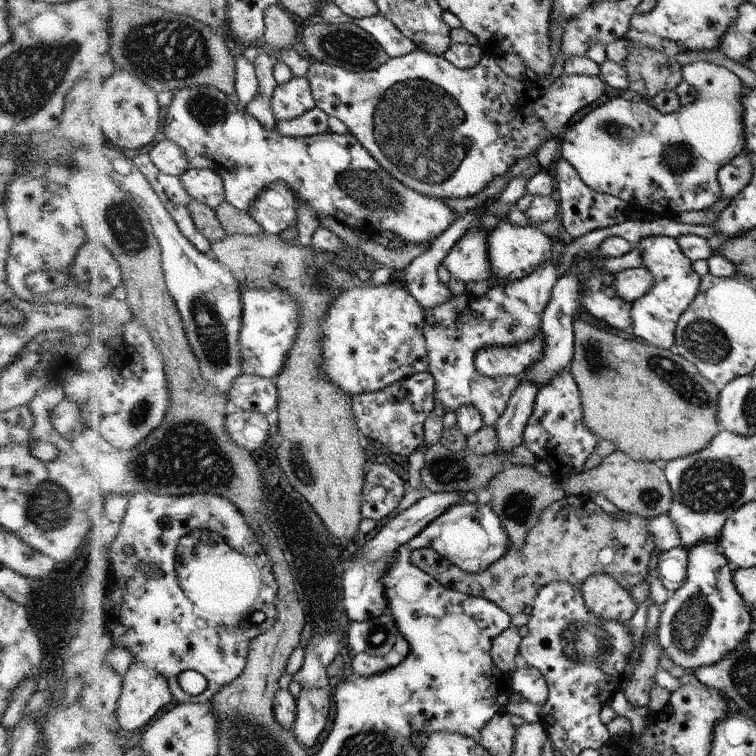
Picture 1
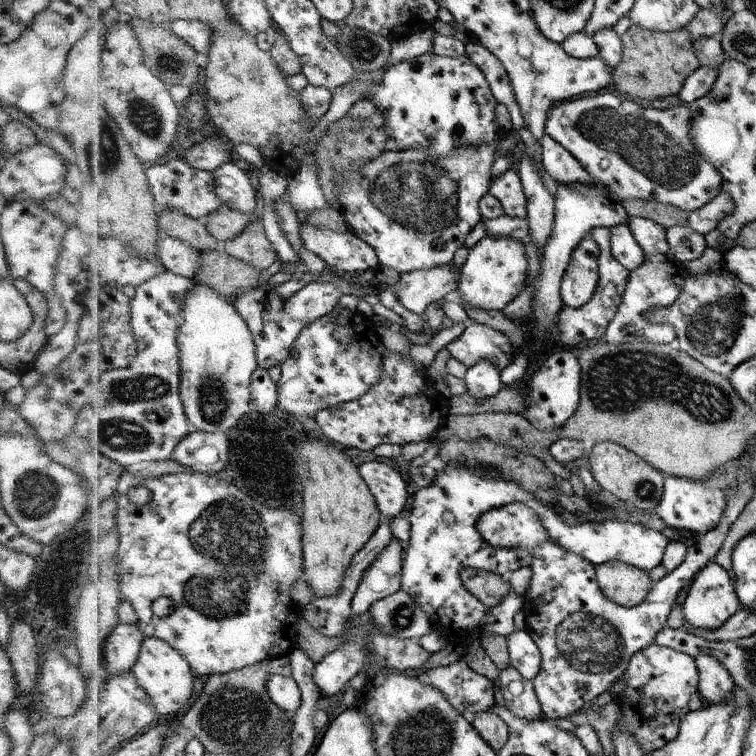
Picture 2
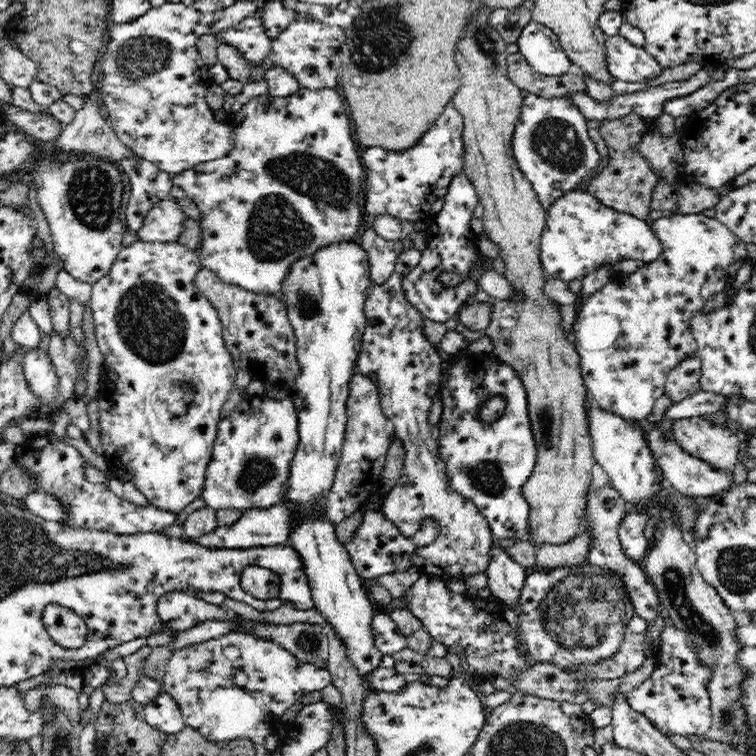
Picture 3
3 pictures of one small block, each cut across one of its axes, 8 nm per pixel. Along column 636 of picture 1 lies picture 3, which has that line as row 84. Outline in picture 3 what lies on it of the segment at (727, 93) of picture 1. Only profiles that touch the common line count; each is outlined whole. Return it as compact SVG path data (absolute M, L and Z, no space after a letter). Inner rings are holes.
M237 1L220 12L200 12L185 6L166 2L160 8L152 8L136 20L122 24L110 24L106 52L100 60L104 77L98 90L103 95L108 121L117 139L135 156L153 162L161 171L170 175L194 168L196 164L224 158L232 150L230 125L218 122L206 102L208 87L208 64L197 50L197 40L202 35L216 35L226 28L236 26L243 18L250 16L258 6L252 1Z

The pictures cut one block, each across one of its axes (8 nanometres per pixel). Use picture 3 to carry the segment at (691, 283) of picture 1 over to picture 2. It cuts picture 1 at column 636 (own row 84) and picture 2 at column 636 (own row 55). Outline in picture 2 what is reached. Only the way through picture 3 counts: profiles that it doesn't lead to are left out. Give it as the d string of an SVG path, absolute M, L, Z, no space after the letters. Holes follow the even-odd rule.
M630 217L627 225L634 240L644 252L644 262L638 268L630 271L618 312L603 336L604 343L614 345L622 344L624 340L627 342L638 340L669 345L672 340L677 338L675 328L668 323L652 323L645 317L645 314L656 307L670 307L676 302L682 292L682 284L686 280L687 270L684 264L672 256L666 238L666 228L662 224L658 224L652 219Z

